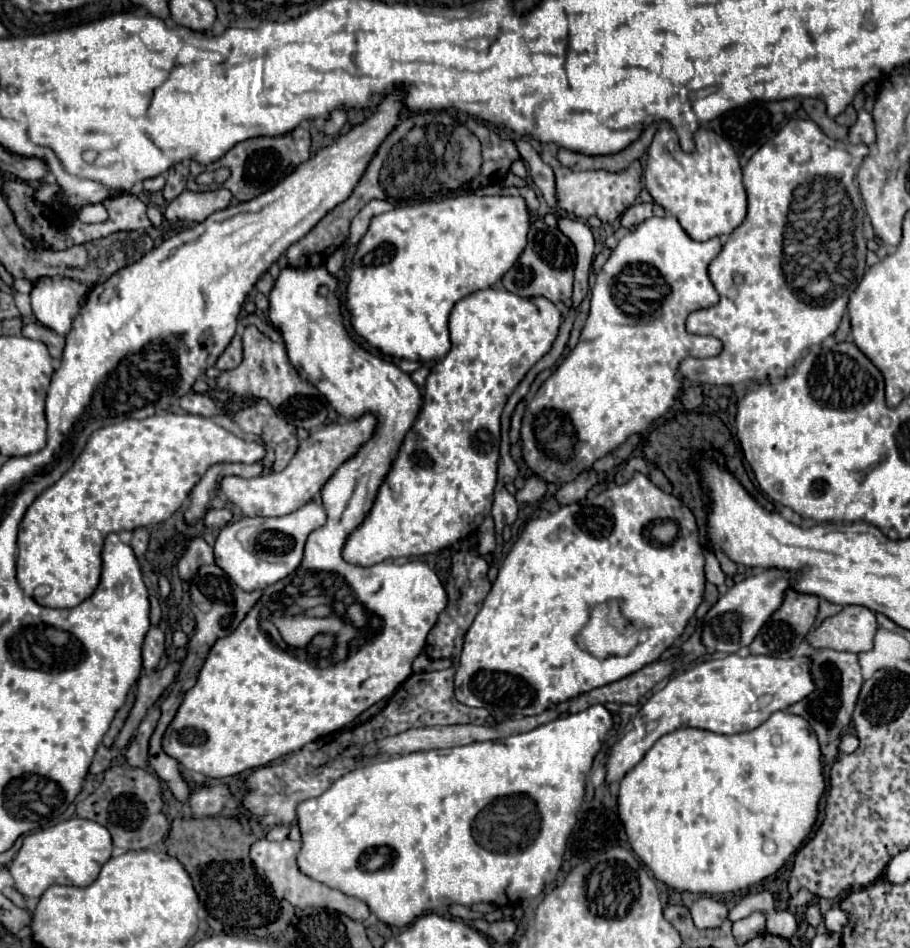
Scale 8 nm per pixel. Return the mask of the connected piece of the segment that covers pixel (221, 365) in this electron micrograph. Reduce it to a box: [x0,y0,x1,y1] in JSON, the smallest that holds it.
[215,335,243,371]

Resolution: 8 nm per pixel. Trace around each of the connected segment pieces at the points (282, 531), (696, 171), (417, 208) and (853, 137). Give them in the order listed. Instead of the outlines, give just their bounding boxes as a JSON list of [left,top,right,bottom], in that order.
[[213,501,327,591],[645,127,747,241],[347,192,529,361],[849,109,875,145]]

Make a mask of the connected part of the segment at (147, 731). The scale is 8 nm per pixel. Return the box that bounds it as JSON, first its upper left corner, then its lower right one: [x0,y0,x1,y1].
[127,705,161,767]

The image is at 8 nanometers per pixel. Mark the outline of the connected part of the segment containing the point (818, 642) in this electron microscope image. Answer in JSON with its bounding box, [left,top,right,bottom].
[805,605,877,651]

